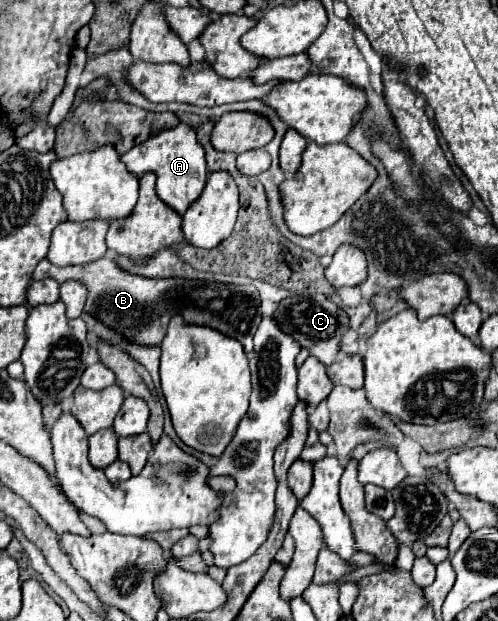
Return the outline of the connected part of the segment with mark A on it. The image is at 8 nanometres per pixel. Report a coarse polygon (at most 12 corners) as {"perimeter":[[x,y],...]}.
{"perimeter":[[188,124],[122,156],[184,214],[206,184],[204,148]]}

